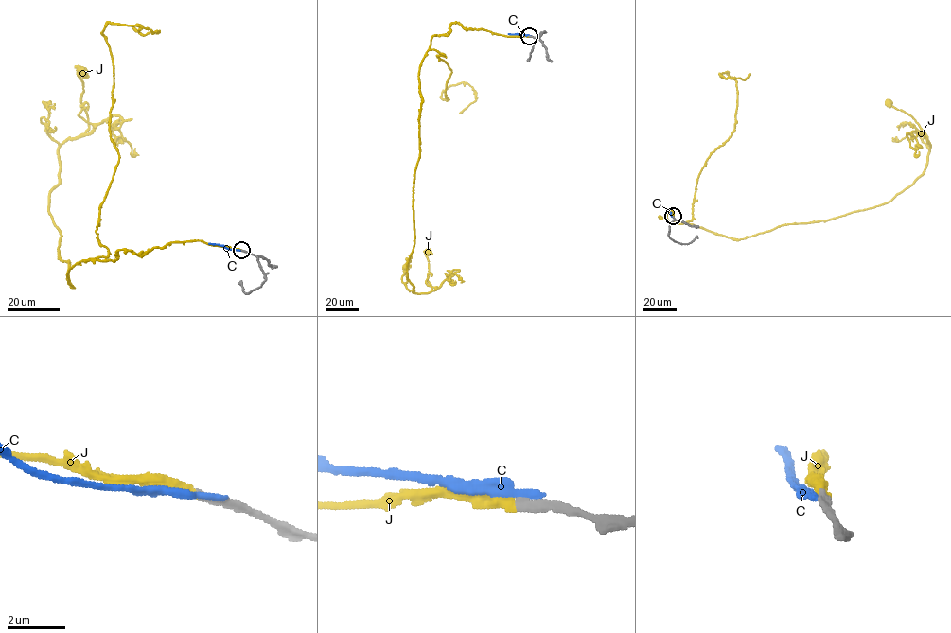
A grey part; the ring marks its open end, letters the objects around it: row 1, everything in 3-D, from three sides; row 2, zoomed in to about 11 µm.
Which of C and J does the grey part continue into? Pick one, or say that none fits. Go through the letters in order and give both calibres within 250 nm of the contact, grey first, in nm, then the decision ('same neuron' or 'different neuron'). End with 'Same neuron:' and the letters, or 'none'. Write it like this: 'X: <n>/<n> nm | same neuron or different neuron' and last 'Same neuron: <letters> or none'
C: 360/280 nm | different neuron
J: 300/380 nm | same neuron
Same neuron: J

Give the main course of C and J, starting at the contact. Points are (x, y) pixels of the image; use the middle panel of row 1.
C: (530, 36), (508, 33)
J: (529, 36), (452, 23), (448, 35), (432, 37), (418, 78), (407, 264), (417, 293), (432, 290), (428, 252)

